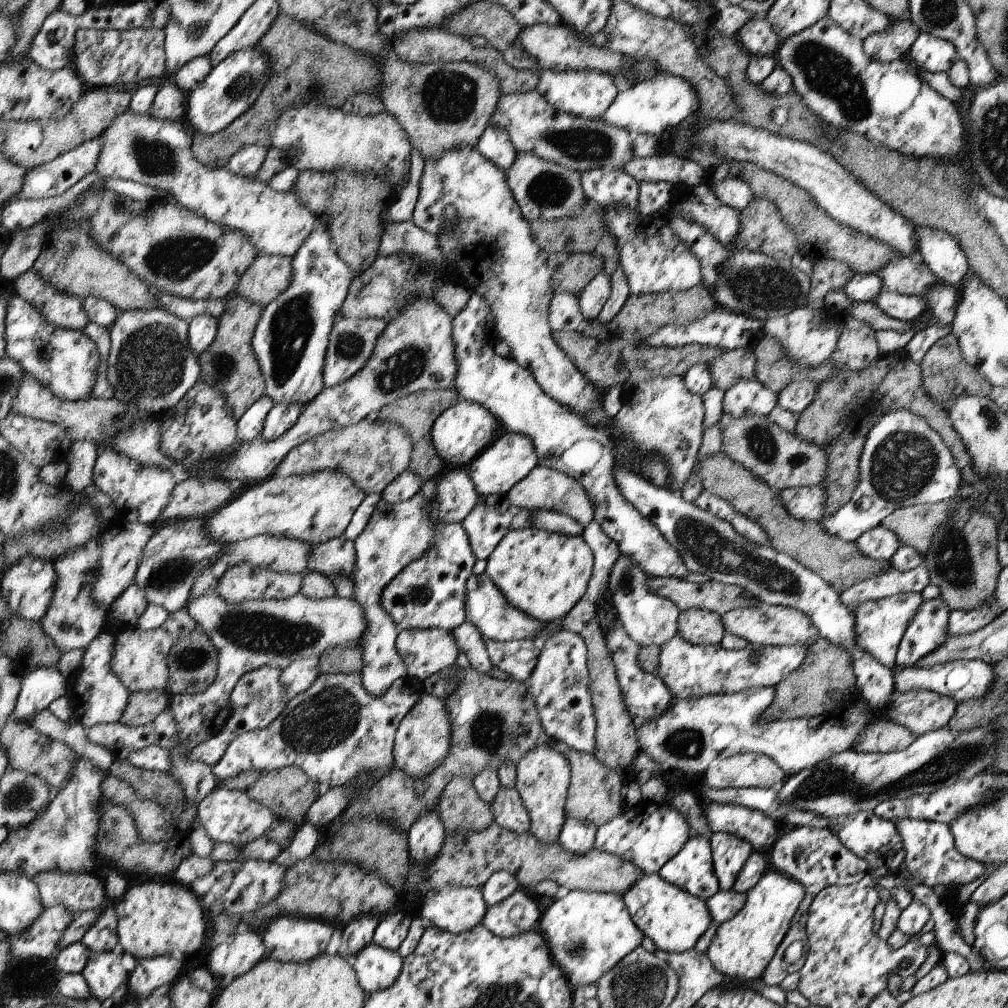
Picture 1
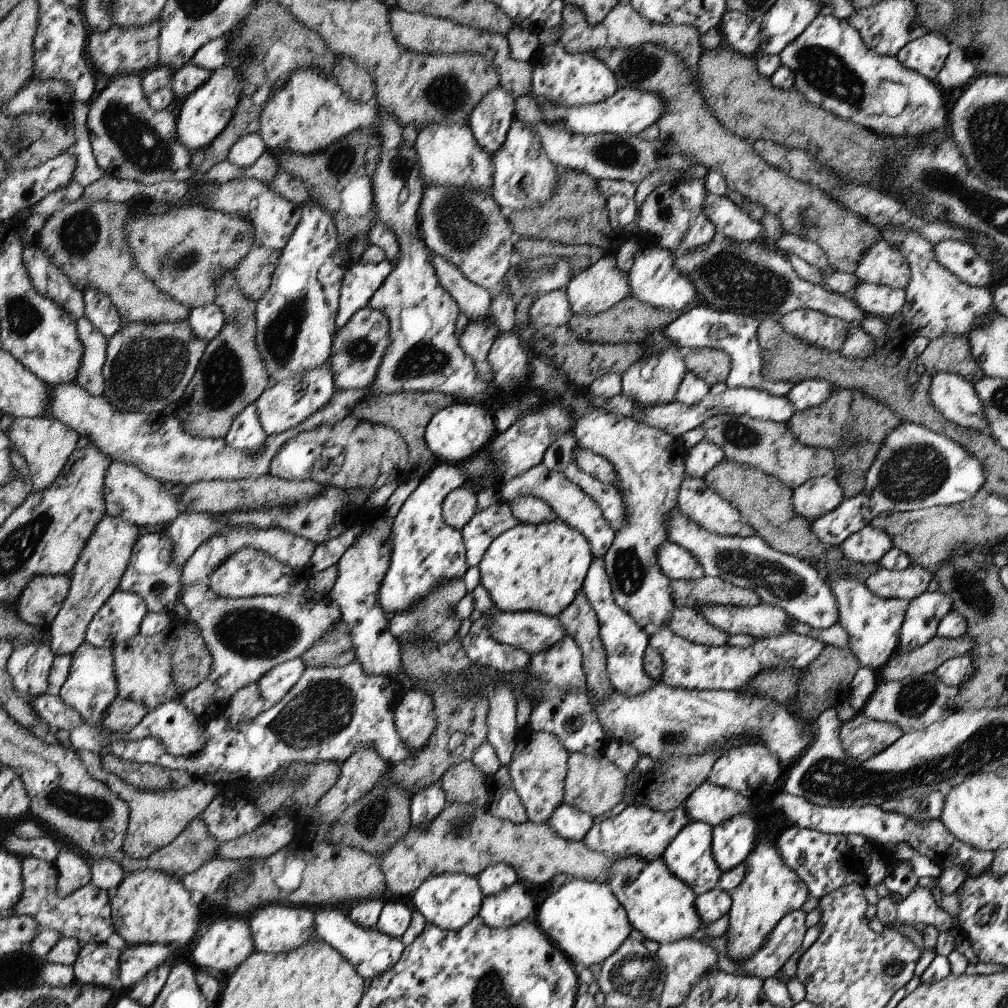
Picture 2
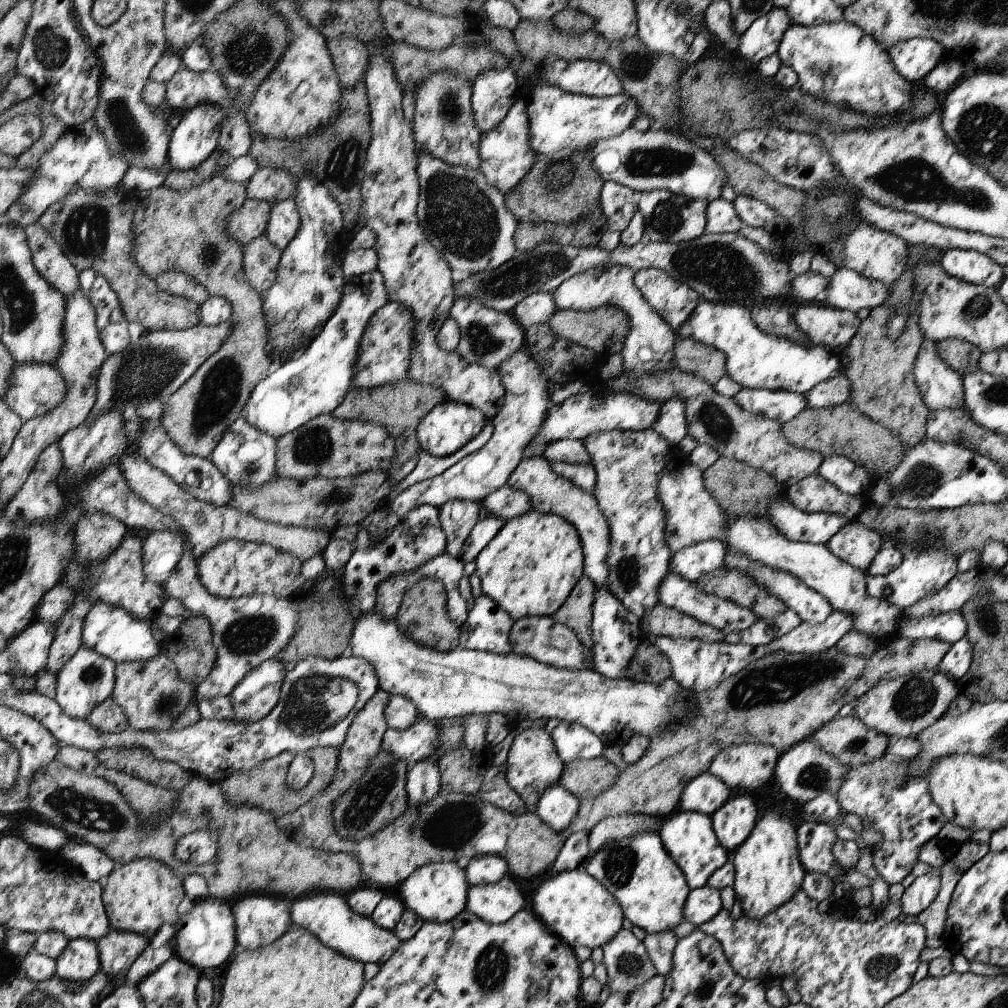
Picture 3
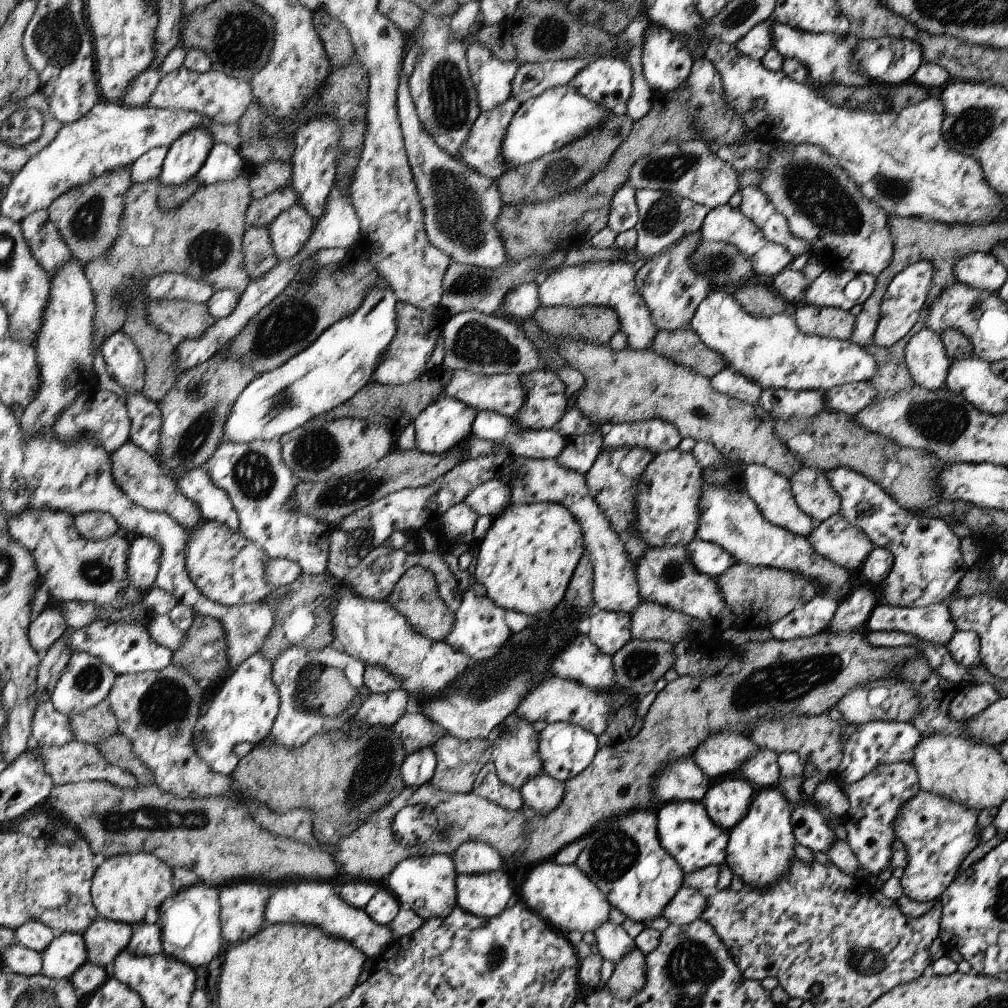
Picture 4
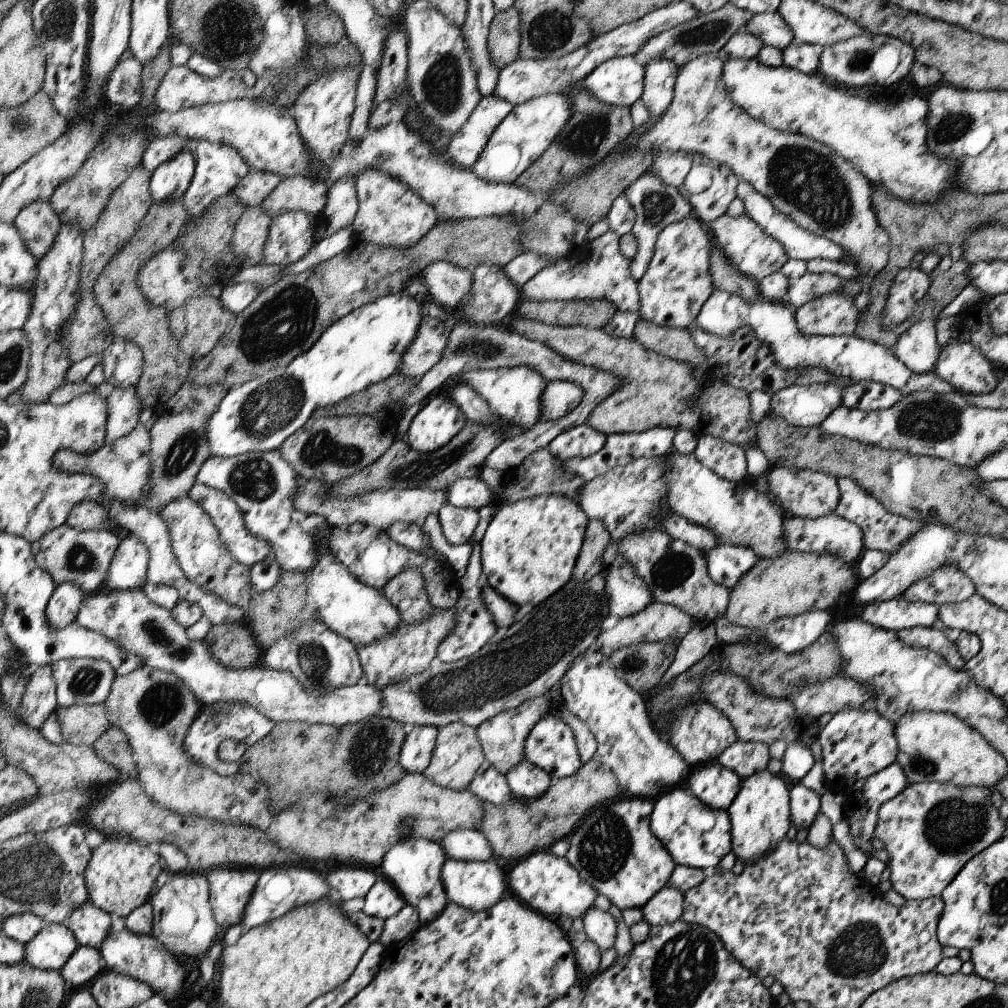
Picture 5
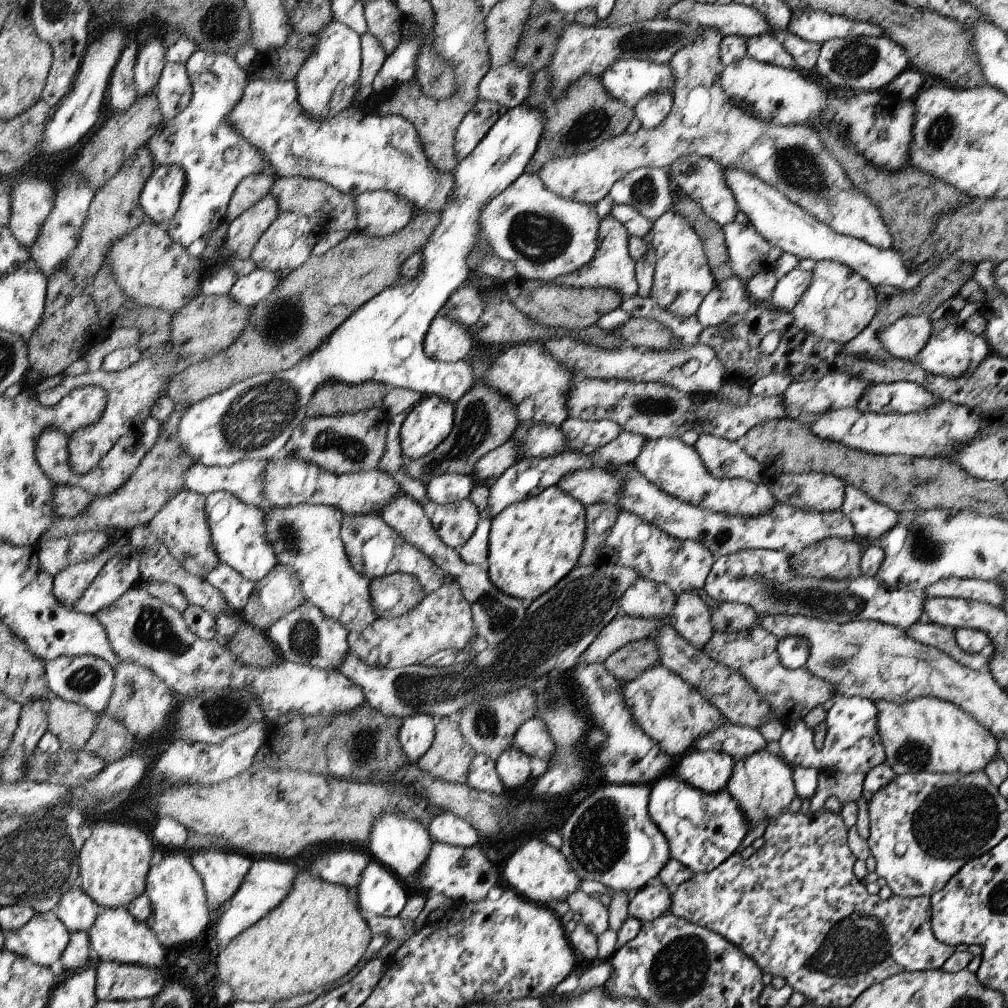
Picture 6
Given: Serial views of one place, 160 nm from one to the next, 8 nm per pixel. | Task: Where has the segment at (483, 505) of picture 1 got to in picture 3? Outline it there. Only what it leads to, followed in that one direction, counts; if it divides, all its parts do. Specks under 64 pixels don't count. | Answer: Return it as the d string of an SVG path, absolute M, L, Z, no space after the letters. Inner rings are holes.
M488 514L484 520L479 520L468 538L460 556L463 564L471 563L480 551L495 537L495 534L505 525L507 520Z

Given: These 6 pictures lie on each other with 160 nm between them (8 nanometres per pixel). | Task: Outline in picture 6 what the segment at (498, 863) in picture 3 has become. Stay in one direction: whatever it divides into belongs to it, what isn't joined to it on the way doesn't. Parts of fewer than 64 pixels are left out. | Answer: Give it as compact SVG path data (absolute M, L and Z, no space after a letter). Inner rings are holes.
M443 809L429 821L428 830L433 841L464 848L478 845L480 840L479 833L466 820Z

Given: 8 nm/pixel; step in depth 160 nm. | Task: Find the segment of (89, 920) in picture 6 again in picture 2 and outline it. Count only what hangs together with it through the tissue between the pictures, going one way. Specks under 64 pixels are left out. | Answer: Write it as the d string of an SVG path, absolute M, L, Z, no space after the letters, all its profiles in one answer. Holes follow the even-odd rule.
M128 945L121 955L120 982L130 989L152 970L160 968L173 953L174 950L168 945Z

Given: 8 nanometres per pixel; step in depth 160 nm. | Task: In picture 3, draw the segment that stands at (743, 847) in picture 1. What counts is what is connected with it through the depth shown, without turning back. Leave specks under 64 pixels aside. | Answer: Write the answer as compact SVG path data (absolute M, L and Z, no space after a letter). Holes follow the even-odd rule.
M746 792L735 793L724 807L713 816L713 828L721 845L731 856L752 832L757 823L758 808L752 795Z

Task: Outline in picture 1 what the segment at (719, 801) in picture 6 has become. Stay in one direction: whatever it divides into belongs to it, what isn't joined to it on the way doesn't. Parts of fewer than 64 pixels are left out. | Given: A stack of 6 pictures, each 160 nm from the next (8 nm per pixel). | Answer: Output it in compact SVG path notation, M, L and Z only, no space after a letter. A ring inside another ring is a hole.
M691 836L658 874L670 884L685 889L692 896L708 901L721 890L713 867L712 841Z

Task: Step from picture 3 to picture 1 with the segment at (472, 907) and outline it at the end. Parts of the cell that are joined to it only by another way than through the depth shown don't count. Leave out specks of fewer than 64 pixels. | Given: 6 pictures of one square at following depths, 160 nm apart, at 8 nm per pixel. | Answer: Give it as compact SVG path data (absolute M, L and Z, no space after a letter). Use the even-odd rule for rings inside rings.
M521 887L499 905L489 907L482 924L496 936L510 938L534 930L538 918L536 902Z

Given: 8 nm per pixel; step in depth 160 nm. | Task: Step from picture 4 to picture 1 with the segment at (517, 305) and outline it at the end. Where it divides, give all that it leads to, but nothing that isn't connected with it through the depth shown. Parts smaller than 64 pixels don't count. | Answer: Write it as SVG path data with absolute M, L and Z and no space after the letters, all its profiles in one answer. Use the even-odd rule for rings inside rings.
M558 293L551 304L550 324L554 332L576 331L585 323L577 295Z

